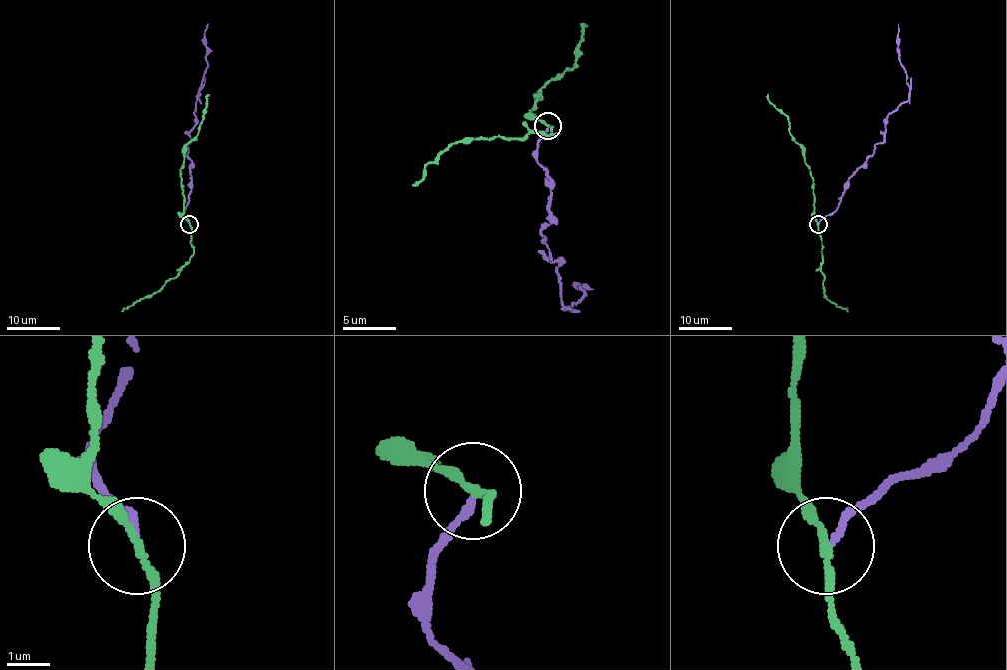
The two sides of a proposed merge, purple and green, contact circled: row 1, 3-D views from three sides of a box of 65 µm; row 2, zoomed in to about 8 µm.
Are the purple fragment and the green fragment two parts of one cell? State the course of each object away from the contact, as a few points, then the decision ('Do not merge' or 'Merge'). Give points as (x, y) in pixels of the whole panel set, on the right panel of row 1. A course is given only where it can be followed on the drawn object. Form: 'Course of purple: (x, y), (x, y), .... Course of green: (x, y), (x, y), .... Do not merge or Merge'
Course of purple: (819, 224), (835, 211), (848, 179), (884, 140), (886, 116), (909, 96), (901, 64), (898, 23). Course of green: (817, 224), (813, 216), (813, 177), (804, 159), (804, 150), (789, 132), (788, 118), (769, 102), (768, 94). Do not merge

